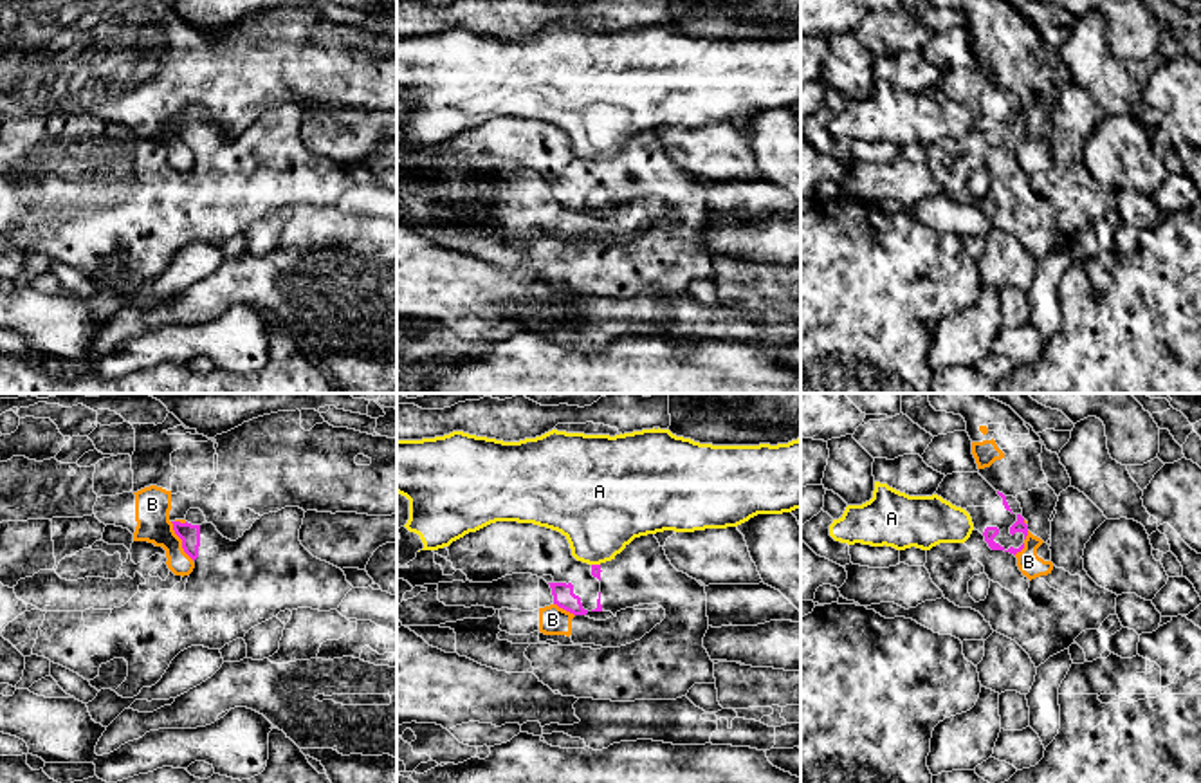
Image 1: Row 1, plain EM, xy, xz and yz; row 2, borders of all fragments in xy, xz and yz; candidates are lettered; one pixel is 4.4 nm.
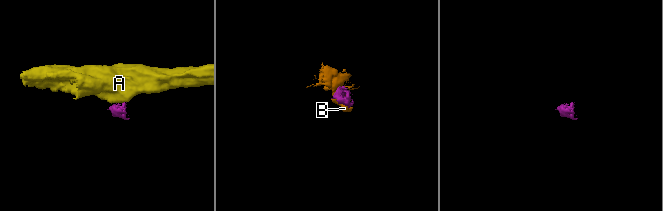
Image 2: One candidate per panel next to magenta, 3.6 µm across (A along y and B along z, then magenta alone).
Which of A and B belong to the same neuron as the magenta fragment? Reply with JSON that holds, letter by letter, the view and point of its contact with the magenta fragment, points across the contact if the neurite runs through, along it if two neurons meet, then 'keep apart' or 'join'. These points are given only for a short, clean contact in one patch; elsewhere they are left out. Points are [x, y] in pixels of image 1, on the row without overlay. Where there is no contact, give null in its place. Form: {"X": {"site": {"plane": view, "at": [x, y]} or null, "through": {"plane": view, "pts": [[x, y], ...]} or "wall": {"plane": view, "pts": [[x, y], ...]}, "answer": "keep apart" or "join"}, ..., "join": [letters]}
{"A": {"site": {"plane": "xz", "at": [595, 161]}, "wall": {"plane": "xz", "pts": [[592, 159], [599, 161]]}, "answer": "keep apart"}, "B": {"site": {"plane": "xy", "at": [183, 138]}, "wall": {"plane": "xy", "pts": [[170, 118], [181, 136], [181, 143], [193, 156]]}, "answer": "keep apart"}, "join": []}

